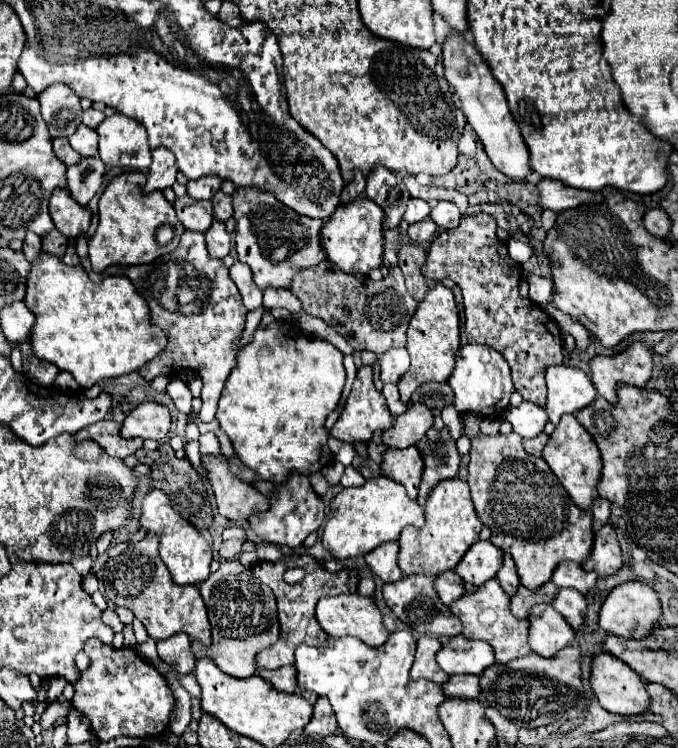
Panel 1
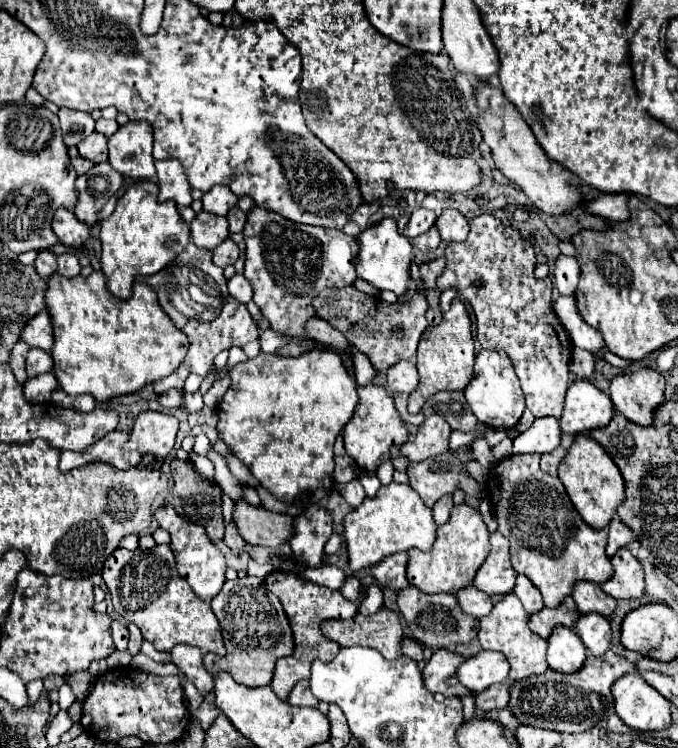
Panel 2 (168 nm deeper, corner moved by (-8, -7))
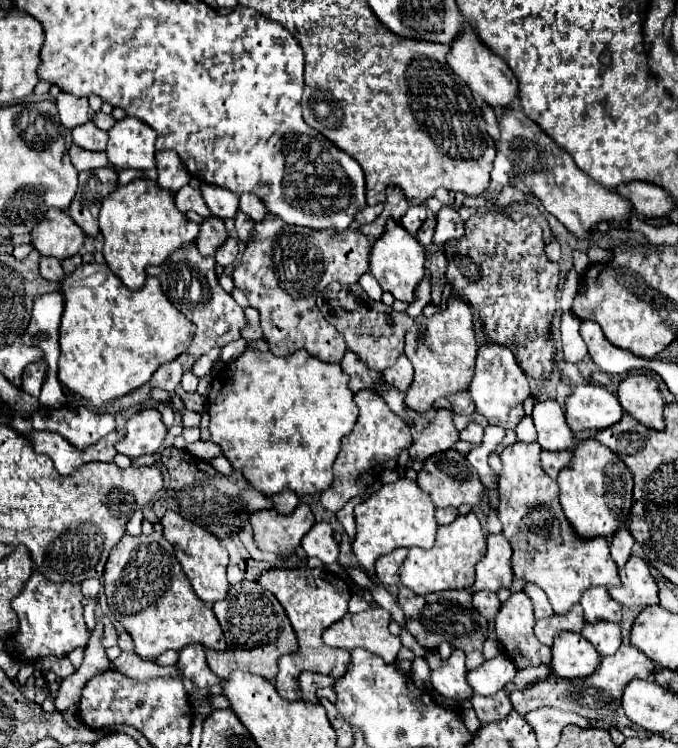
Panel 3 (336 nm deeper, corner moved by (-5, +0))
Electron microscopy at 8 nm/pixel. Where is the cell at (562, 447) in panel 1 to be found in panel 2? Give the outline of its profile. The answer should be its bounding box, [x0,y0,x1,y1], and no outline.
[559,433,625,529]

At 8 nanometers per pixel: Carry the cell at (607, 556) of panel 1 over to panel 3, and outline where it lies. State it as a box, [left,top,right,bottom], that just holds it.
[610,556,658,606]

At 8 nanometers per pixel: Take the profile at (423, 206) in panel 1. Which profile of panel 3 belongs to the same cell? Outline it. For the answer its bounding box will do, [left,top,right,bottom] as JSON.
[400,206,426,236]

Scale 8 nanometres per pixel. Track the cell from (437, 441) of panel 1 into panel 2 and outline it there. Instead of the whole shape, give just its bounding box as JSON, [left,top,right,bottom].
[433,495,453,525]

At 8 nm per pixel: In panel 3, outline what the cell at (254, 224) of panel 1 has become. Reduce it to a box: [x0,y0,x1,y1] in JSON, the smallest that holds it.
[232,214,372,362]

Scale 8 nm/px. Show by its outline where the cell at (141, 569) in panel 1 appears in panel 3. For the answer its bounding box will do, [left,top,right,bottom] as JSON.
[104,534,226,660]

